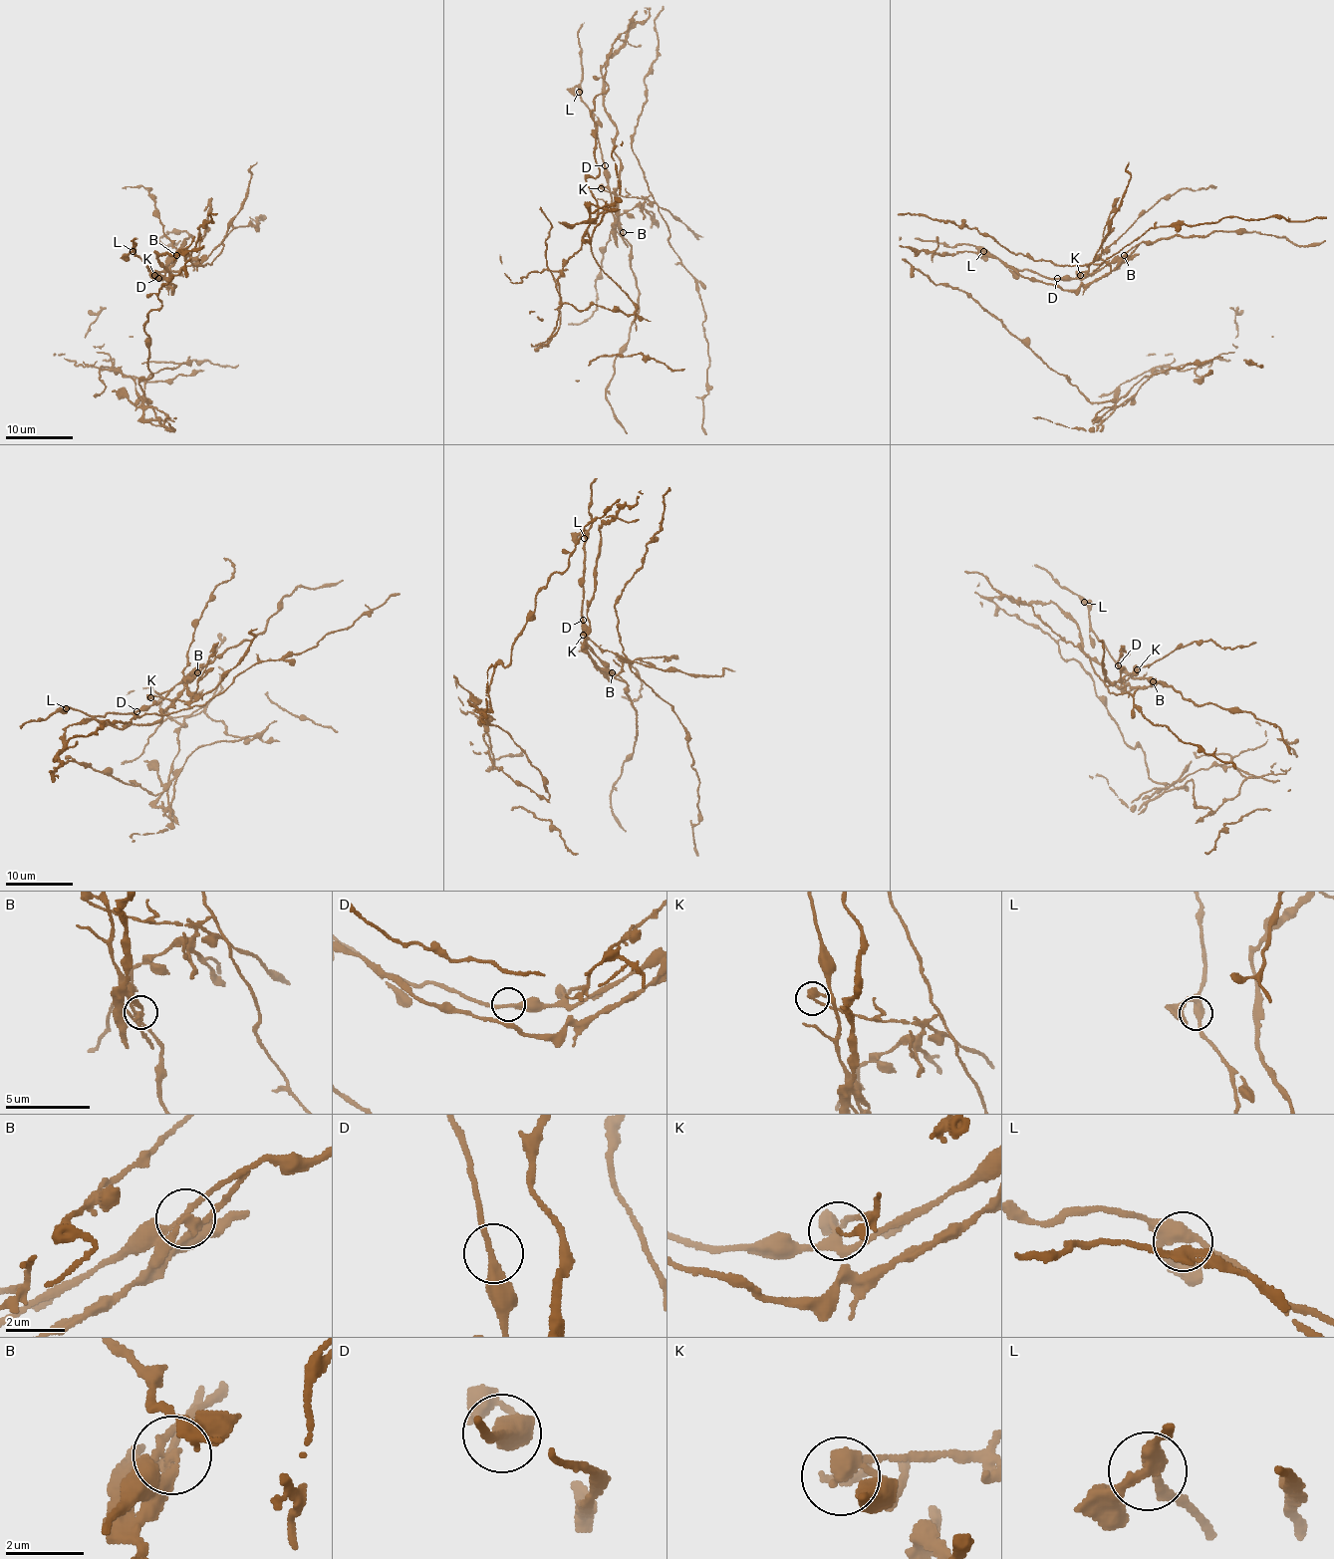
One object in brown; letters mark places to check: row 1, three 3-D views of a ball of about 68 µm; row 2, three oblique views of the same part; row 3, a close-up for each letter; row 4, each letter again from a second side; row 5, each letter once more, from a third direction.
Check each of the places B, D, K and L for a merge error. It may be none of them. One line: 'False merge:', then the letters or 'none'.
False merge: B, K

